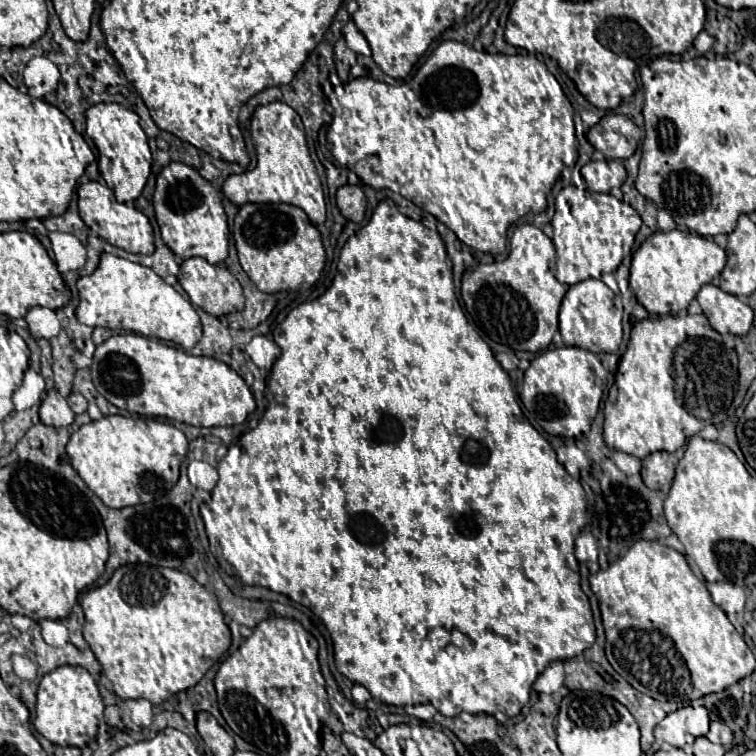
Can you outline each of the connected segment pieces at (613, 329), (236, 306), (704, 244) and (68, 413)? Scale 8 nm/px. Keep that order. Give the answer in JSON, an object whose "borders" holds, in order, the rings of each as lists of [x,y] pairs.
{"borders":[[[[595,278],[569,286],[559,310],[559,332],[565,346],[577,346],[595,354],[617,352],[623,338],[623,330],[621,330],[621,322],[615,318],[613,298],[615,294],[601,280]]],[[[189,258],[181,264],[181,270],[177,274],[177,280],[181,284],[181,288],[187,292],[191,304],[203,308],[207,314],[223,318],[231,312],[239,312],[245,304],[245,296],[243,290],[237,282],[235,276],[231,276],[231,272],[227,272],[225,264],[209,264],[203,258]]],[[[677,228],[671,232],[657,230],[633,254],[629,288],[651,314],[663,316],[687,310],[689,302],[697,296],[699,288],[703,284],[713,282],[713,278],[721,274],[721,270],[725,268],[725,260],[725,250],[709,238]]],[[[51,388],[45,392],[45,398],[39,408],[39,418],[47,426],[69,426],[73,422],[75,414],[69,408],[67,400],[63,396],[59,396],[59,392],[55,388]]]]}

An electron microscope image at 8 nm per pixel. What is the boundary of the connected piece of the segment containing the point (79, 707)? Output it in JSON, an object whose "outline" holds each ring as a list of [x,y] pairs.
{"outline":[[[59,666],[53,672],[45,674],[39,682],[39,688],[37,688],[37,716],[35,716],[33,726],[41,736],[45,736],[55,746],[83,748],[83,746],[87,746],[89,740],[93,740],[97,736],[99,722],[103,720],[103,708],[105,706],[103,706],[99,690],[97,690],[97,684],[95,684],[93,676],[83,666]]]}

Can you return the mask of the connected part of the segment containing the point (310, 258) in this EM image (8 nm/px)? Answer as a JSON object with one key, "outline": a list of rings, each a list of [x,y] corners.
{"outline":[[[243,204],[233,222],[233,238],[239,256],[239,264],[245,274],[255,282],[261,292],[273,294],[283,290],[307,290],[311,288],[325,266],[325,248],[319,230],[309,222],[307,214],[289,204]]]}

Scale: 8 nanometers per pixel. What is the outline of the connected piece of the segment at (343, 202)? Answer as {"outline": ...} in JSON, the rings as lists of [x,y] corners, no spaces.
{"outline":[[[341,186],[335,194],[335,200],[337,200],[337,208],[341,210],[341,214],[347,218],[347,220],[353,220],[353,222],[361,222],[363,216],[365,216],[365,194],[359,186]]]}

